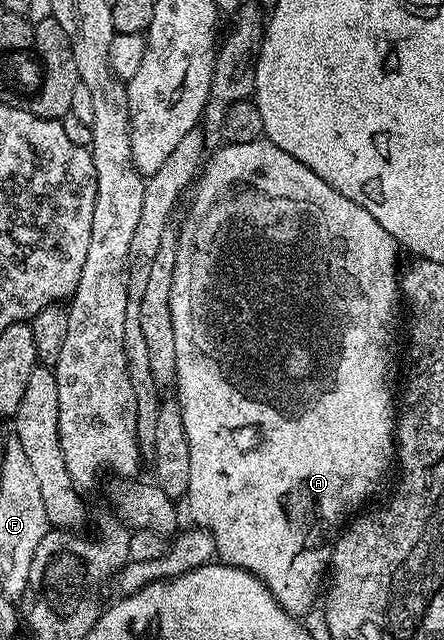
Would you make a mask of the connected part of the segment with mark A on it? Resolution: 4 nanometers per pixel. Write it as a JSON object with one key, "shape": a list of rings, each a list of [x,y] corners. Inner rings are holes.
{"shape":[[[259,138],[243,144],[227,143],[225,147],[205,161],[196,181],[190,213],[178,228],[176,270],[172,274],[172,292],[178,292],[178,300],[182,300],[182,304],[190,308],[190,316],[194,316],[194,340],[206,348],[204,352],[184,336],[176,336],[176,398],[182,407],[187,433],[190,430],[196,432],[194,436],[198,436],[200,448],[206,448],[206,452],[210,448],[210,452],[214,452],[212,456],[192,456],[192,475],[184,504],[190,507],[190,516],[194,519],[191,521],[212,534],[218,551],[217,559],[221,563],[252,573],[257,580],[264,582],[274,601],[285,612],[302,618],[323,591],[336,537],[359,511],[357,508],[381,486],[390,463],[394,464],[396,460],[396,392],[390,389],[390,347],[394,344],[398,304],[400,308],[400,245],[388,230],[384,230],[384,226],[380,226],[380,222],[376,222],[376,218],[372,218],[372,214],[368,214],[368,210],[364,210],[364,206],[352,202],[352,198],[344,198],[344,194],[328,186],[320,174],[312,174],[304,162],[292,158],[292,154],[284,154],[284,150],[272,141]],[[230,369],[238,374],[238,384]],[[266,396],[282,396],[286,416],[280,417],[282,406],[268,404]],[[256,402],[258,408],[266,408],[268,414],[279,417],[276,420],[278,432],[262,428],[262,412],[254,408]]]}

